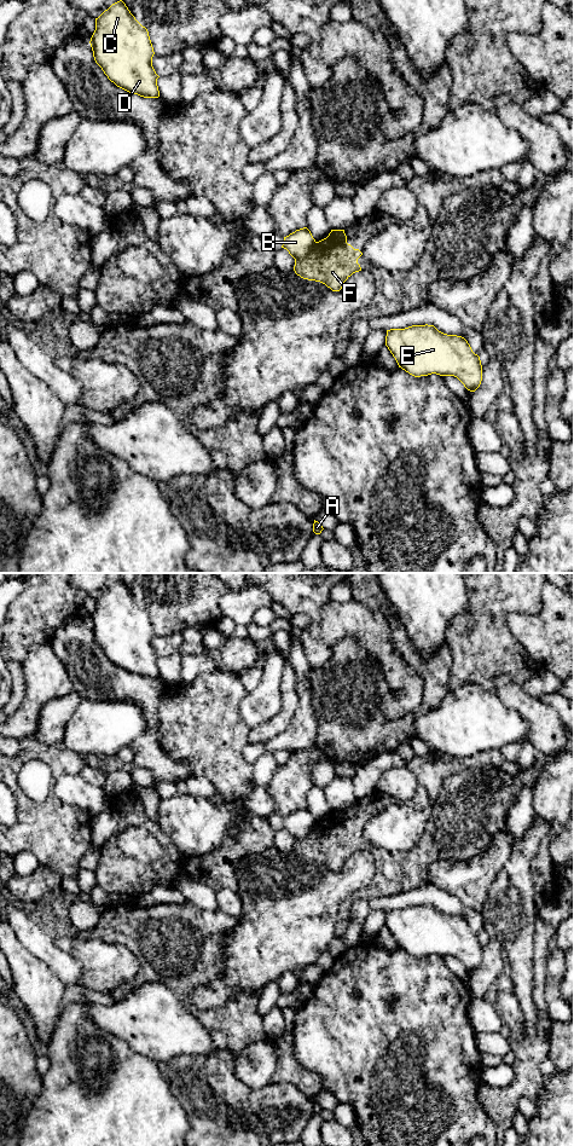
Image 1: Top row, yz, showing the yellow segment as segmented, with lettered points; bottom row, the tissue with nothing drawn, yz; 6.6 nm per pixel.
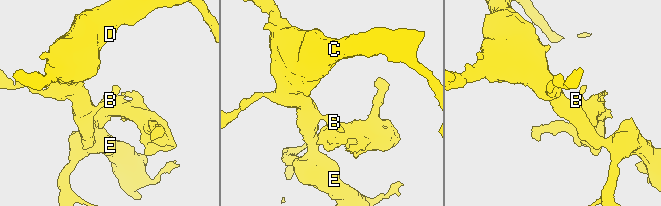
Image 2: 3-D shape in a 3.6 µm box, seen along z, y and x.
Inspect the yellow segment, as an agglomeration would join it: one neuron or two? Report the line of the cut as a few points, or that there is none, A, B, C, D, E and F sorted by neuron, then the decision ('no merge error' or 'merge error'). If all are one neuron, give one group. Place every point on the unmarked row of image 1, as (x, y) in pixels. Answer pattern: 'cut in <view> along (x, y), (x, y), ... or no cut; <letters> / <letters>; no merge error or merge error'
cut in yz along (316, 822), (302, 838), (295, 840); A B C D E / F; merge error

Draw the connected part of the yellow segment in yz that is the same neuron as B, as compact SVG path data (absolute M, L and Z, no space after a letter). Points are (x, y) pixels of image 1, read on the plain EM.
M303 808L284 817L282 828L286 829L296 840L303 839L309 833L314 823L315 820L311 811L307 808Z

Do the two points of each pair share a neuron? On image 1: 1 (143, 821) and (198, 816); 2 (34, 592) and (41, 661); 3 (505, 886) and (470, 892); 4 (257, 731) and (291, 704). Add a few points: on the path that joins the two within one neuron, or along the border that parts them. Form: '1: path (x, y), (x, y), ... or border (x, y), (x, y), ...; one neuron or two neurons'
1: border (157, 826), (177, 848); two neurons
2: border (48, 641), (41, 644), (33, 644), (22, 664); two neurons
3: border (504, 863), (480, 912); two neurons
4: path (267, 730), (285, 713); one neuron

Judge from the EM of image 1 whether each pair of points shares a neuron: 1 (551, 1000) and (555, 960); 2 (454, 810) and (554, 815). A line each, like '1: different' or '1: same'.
1: same
2: different

